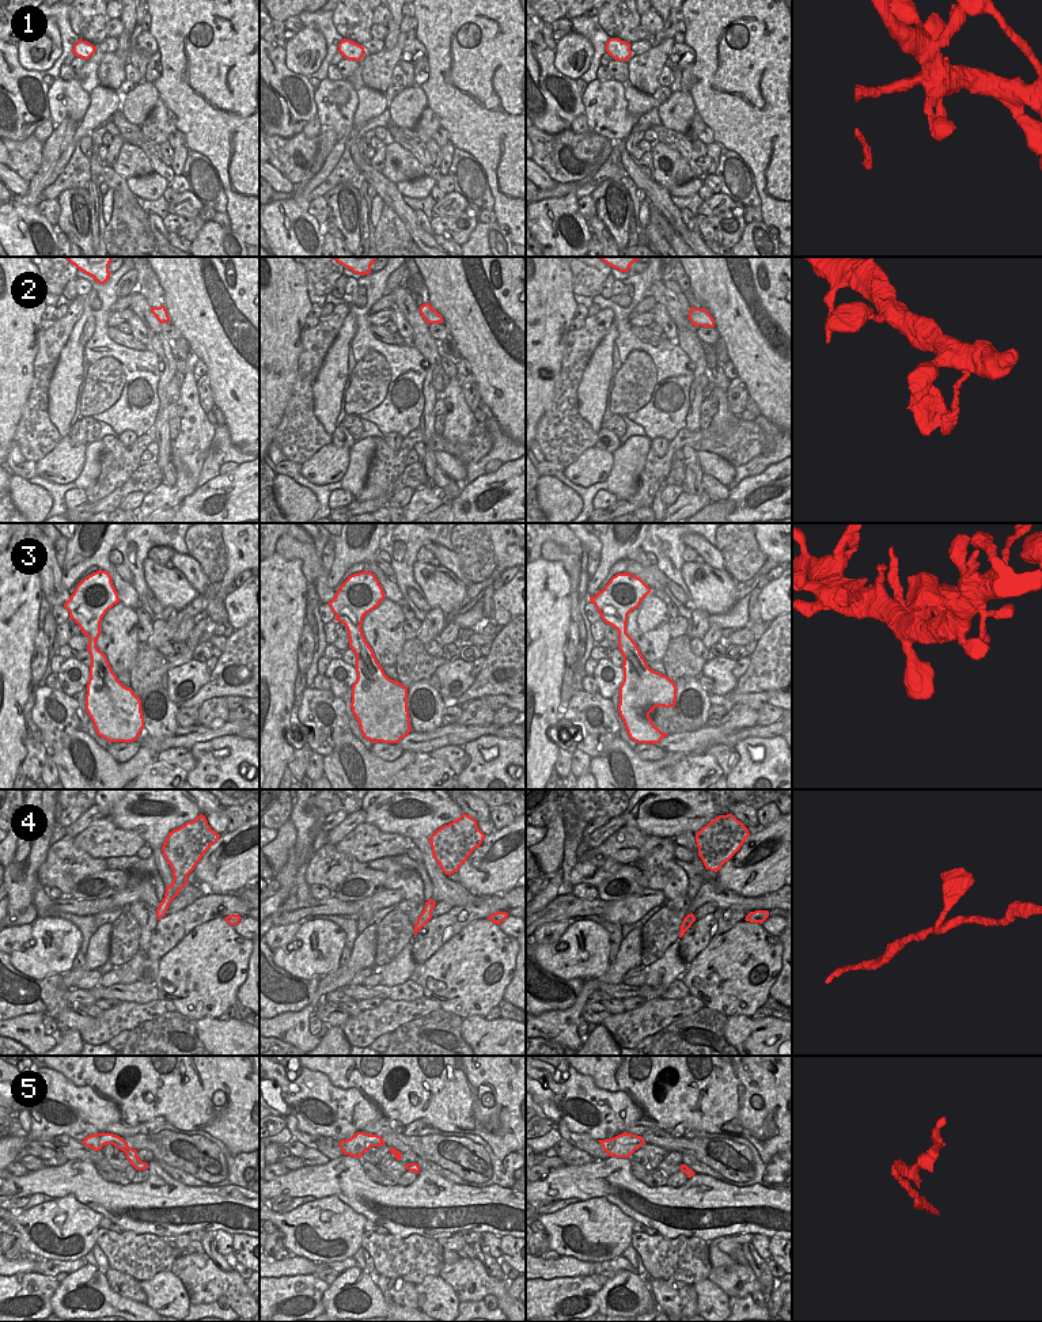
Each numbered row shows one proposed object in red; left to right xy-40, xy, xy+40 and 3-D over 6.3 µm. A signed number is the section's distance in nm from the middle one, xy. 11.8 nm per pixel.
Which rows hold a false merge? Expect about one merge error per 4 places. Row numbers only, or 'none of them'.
1, 2

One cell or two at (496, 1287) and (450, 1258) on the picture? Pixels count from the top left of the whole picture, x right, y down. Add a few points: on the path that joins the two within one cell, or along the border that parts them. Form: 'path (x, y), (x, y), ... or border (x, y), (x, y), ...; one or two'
border (462, 1257), (451, 1264), (444, 1264); two

